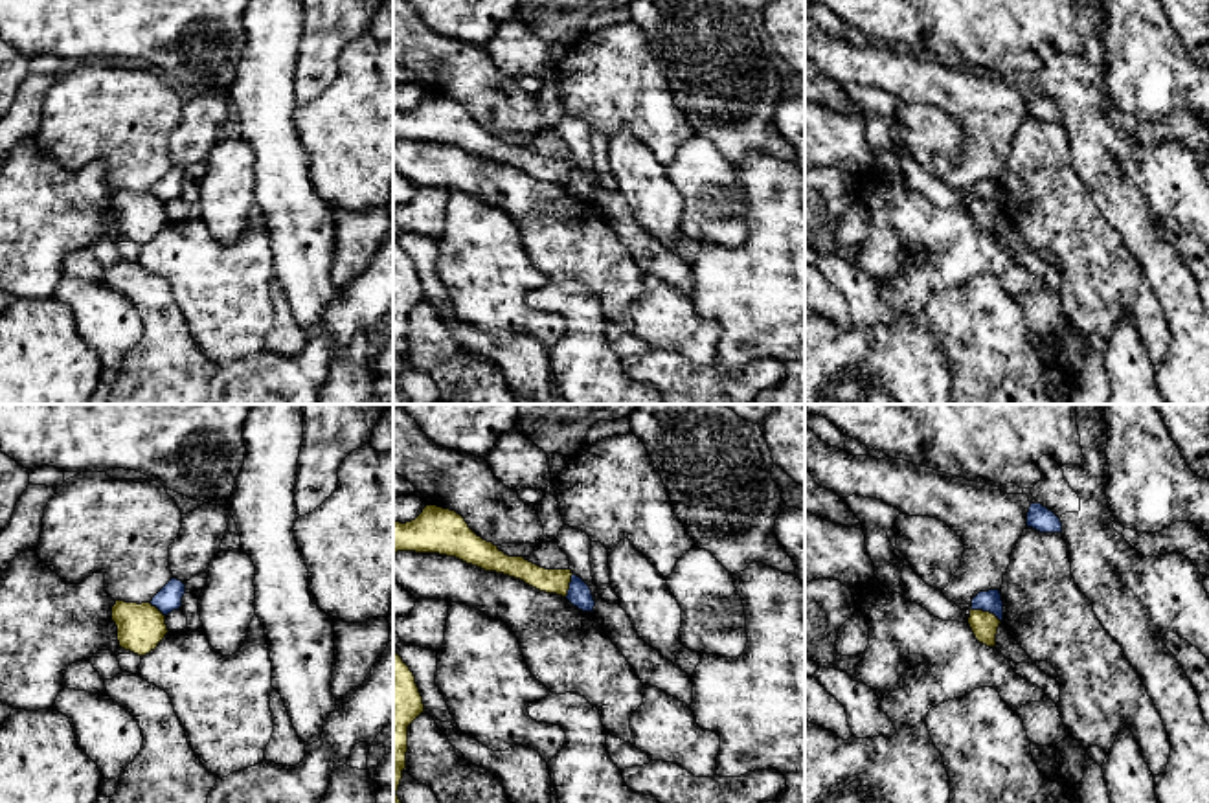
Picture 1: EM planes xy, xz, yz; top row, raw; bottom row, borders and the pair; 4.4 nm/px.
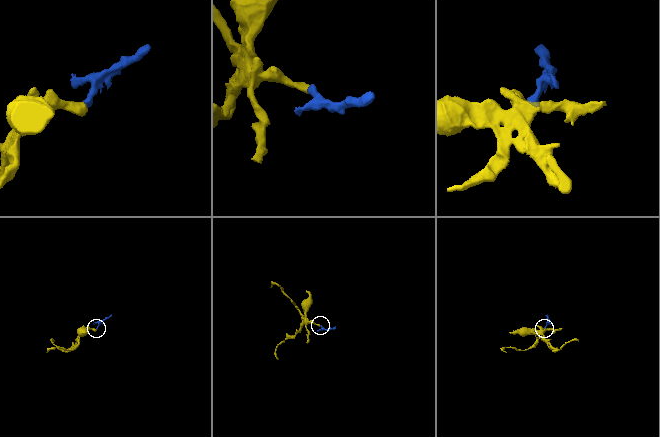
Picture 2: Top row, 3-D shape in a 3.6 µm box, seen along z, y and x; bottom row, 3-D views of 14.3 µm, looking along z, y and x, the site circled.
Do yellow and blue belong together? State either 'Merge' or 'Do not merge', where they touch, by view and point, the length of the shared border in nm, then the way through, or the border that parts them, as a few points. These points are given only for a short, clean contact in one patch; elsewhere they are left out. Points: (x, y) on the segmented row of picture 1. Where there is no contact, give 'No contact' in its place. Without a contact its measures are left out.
Do not merge. Touches yellow at yz (987, 612). Shared border 140 nm. Boundary: yz (972, 609), (991, 612), (1000, 622)

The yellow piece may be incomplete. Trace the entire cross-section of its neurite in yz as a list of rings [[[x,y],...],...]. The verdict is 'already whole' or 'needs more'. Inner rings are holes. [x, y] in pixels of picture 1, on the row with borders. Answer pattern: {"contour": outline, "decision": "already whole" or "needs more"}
{"contour": [[[970,610],[968,625],[976,639],[987,647],[996,647],[996,634],[1000,623],[1001,621],[990,612]]], "decision": "already whole"}

